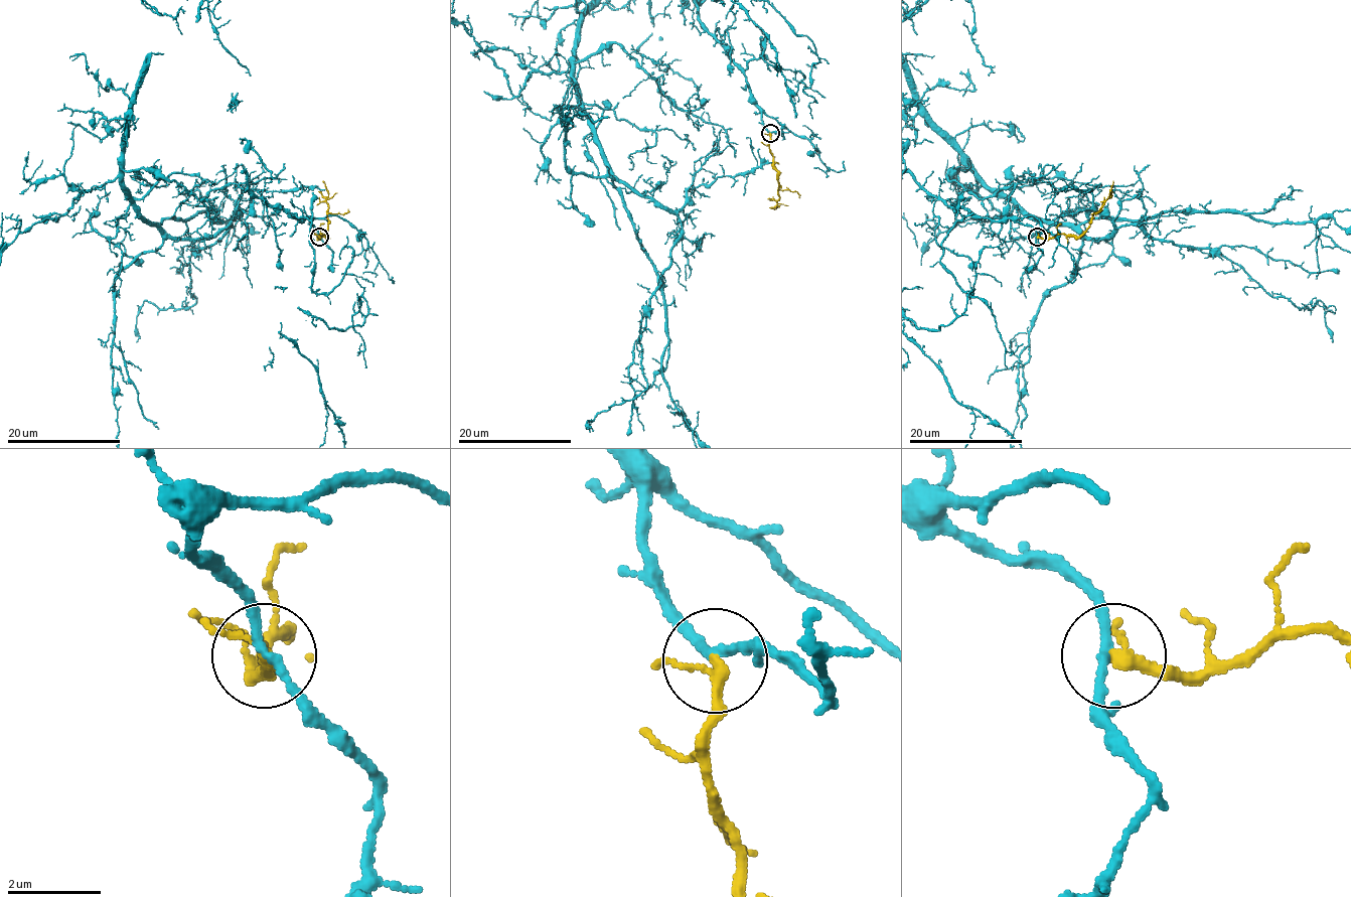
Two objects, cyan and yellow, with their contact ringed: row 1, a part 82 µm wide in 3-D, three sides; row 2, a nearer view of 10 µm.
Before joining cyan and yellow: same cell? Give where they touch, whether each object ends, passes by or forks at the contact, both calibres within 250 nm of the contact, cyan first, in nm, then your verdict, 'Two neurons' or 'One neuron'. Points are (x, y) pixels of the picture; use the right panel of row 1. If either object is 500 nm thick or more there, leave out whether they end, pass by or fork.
Place: (1037, 237). At the ring cyan passes by. At the ring yellow passes by. Thickness 190 nm (cyan) against 200 nm. One neuron

